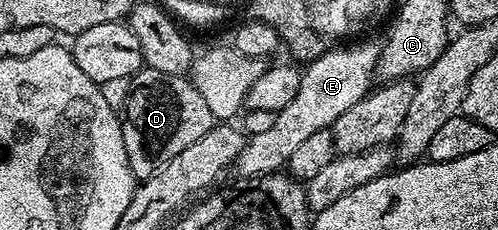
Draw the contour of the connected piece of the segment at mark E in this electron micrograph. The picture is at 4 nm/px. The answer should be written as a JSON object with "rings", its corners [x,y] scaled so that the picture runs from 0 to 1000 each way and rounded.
{"rings":[[[729,174],[669,200],[604,309],[598,409],[590,409],[582,448],[554,491],[550,548],[542,548],[542,565],[532,565],[528,583],[496,596],[470,717],[476,770],[540,765],[544,748],[564,743],[576,717],[582,670],[598,652],[604,617],[639,583],[639,565],[665,561],[673,522],[687,509],[703,461],[739,413],[755,317],[765,196],[747,174]]]}

